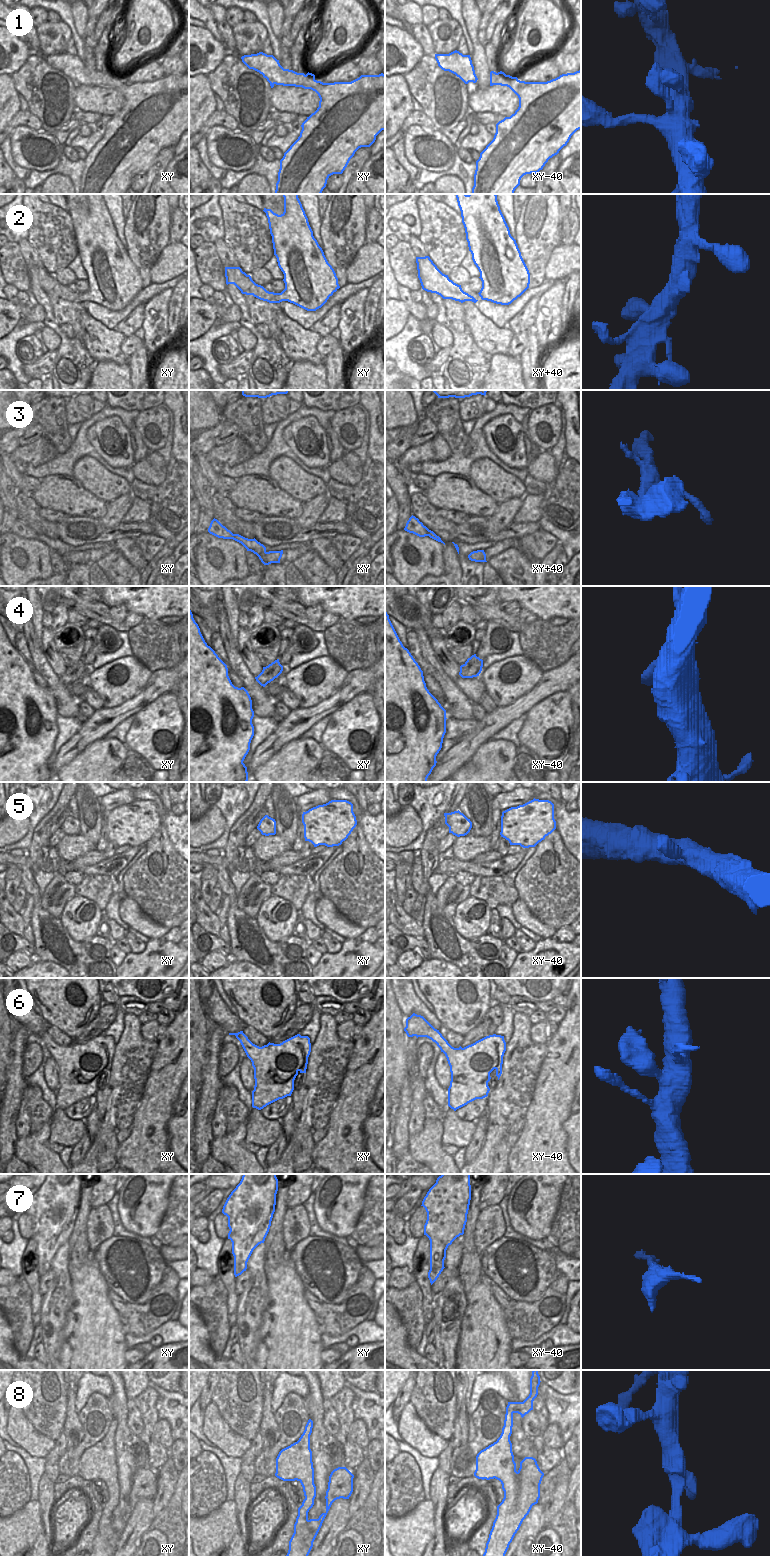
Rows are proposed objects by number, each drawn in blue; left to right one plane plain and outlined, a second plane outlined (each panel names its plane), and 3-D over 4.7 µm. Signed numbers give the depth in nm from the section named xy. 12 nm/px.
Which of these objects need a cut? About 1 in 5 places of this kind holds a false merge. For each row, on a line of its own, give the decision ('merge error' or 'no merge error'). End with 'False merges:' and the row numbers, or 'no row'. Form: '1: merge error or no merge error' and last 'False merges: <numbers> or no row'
1: no merge error
2: no merge error
3: no merge error
4: no merge error
5: no merge error
6: no merge error
7: no merge error
8: no merge error
False merges: no row

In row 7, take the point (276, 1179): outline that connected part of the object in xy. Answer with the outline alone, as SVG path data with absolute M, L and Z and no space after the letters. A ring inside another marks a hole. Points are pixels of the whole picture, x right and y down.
M243 1174L223 1206L222 1213L228 1217L235 1277L246 1271L253 1250L265 1241L277 1191L276 1174Z

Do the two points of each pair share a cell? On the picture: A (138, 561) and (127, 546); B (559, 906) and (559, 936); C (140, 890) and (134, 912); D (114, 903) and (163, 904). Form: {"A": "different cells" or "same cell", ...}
{"A": "same cell", "B": "different cells", "C": "different cells", "D": "different cells"}

